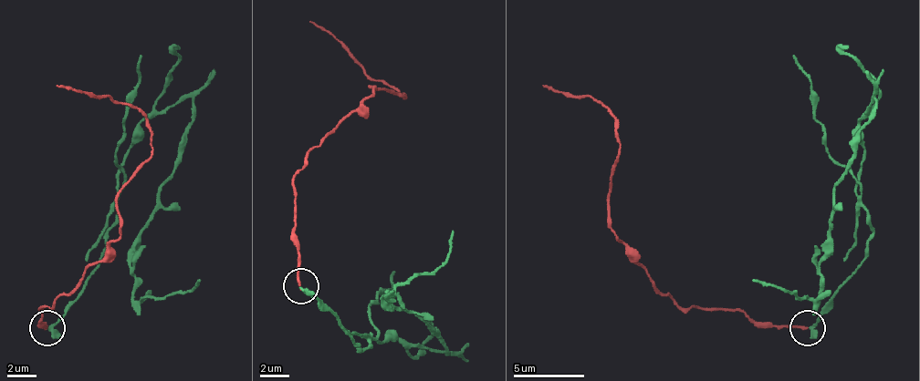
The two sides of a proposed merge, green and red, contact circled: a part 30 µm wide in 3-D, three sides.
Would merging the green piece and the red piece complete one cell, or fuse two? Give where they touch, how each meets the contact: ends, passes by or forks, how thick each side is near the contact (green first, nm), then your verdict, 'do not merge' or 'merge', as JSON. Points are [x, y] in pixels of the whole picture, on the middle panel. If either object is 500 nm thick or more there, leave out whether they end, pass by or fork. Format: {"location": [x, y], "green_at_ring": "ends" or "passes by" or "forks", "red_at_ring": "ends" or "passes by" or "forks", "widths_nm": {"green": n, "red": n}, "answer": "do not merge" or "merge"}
{"location": [300, 285], "green_at_ring": "passes by", "red_at_ring": "ends", "widths_nm": {"green": 240, "red": 160}, "answer": "do not merge"}

